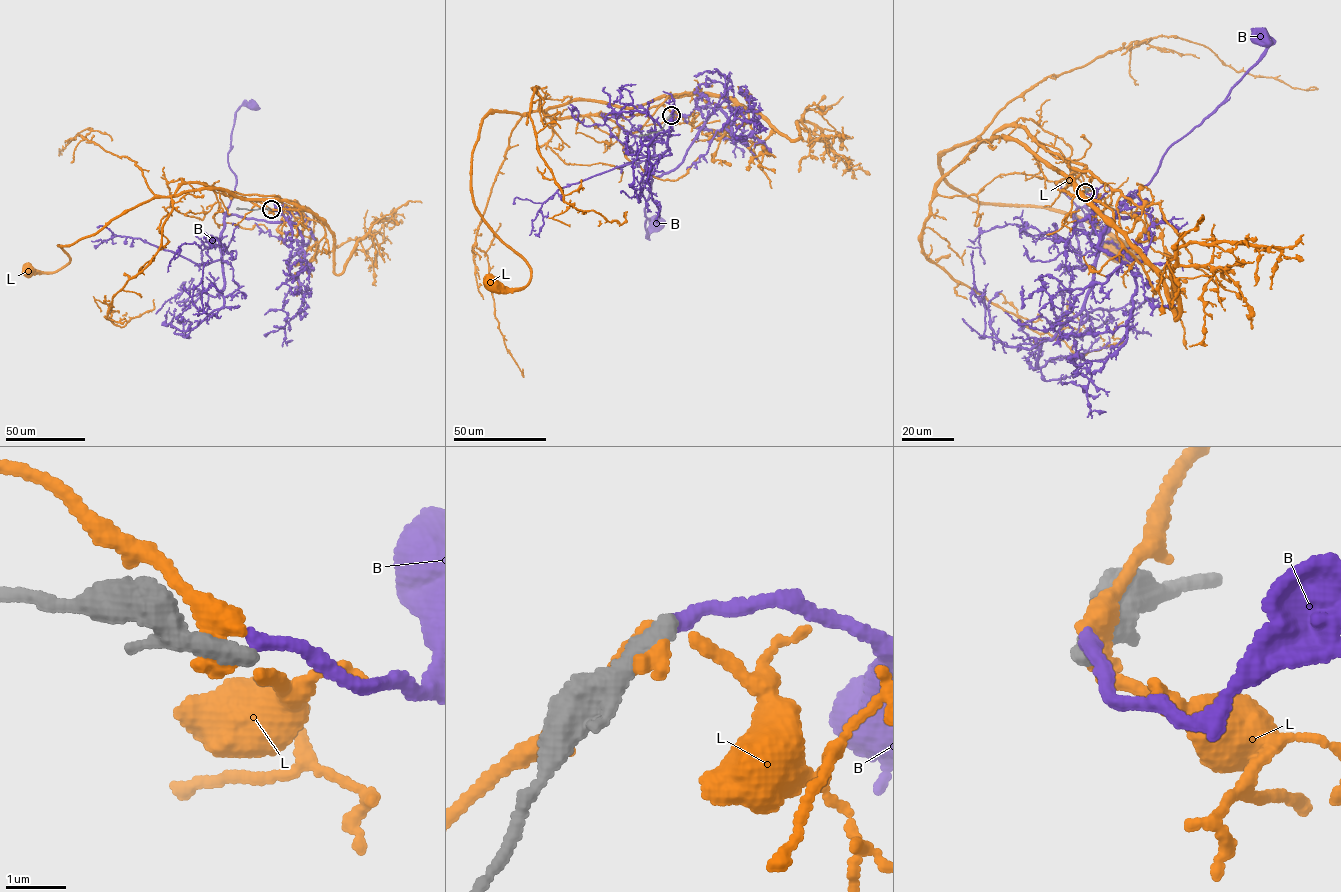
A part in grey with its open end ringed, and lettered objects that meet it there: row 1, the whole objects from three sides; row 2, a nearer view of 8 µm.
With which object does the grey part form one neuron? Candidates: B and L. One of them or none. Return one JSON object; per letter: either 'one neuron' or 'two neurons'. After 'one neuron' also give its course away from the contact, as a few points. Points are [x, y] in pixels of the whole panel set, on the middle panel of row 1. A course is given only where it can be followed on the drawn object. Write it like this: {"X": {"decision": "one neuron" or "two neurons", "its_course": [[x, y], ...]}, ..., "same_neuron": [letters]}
{"B": {"decision": "two neurons"}, "L": {"decision": "two neurons"}, "same_neuron": []}

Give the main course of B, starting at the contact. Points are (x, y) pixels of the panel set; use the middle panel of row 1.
B: (670, 115), (713, 109), (683, 161), (660, 175), (647, 172), (646, 237), (654, 220)

